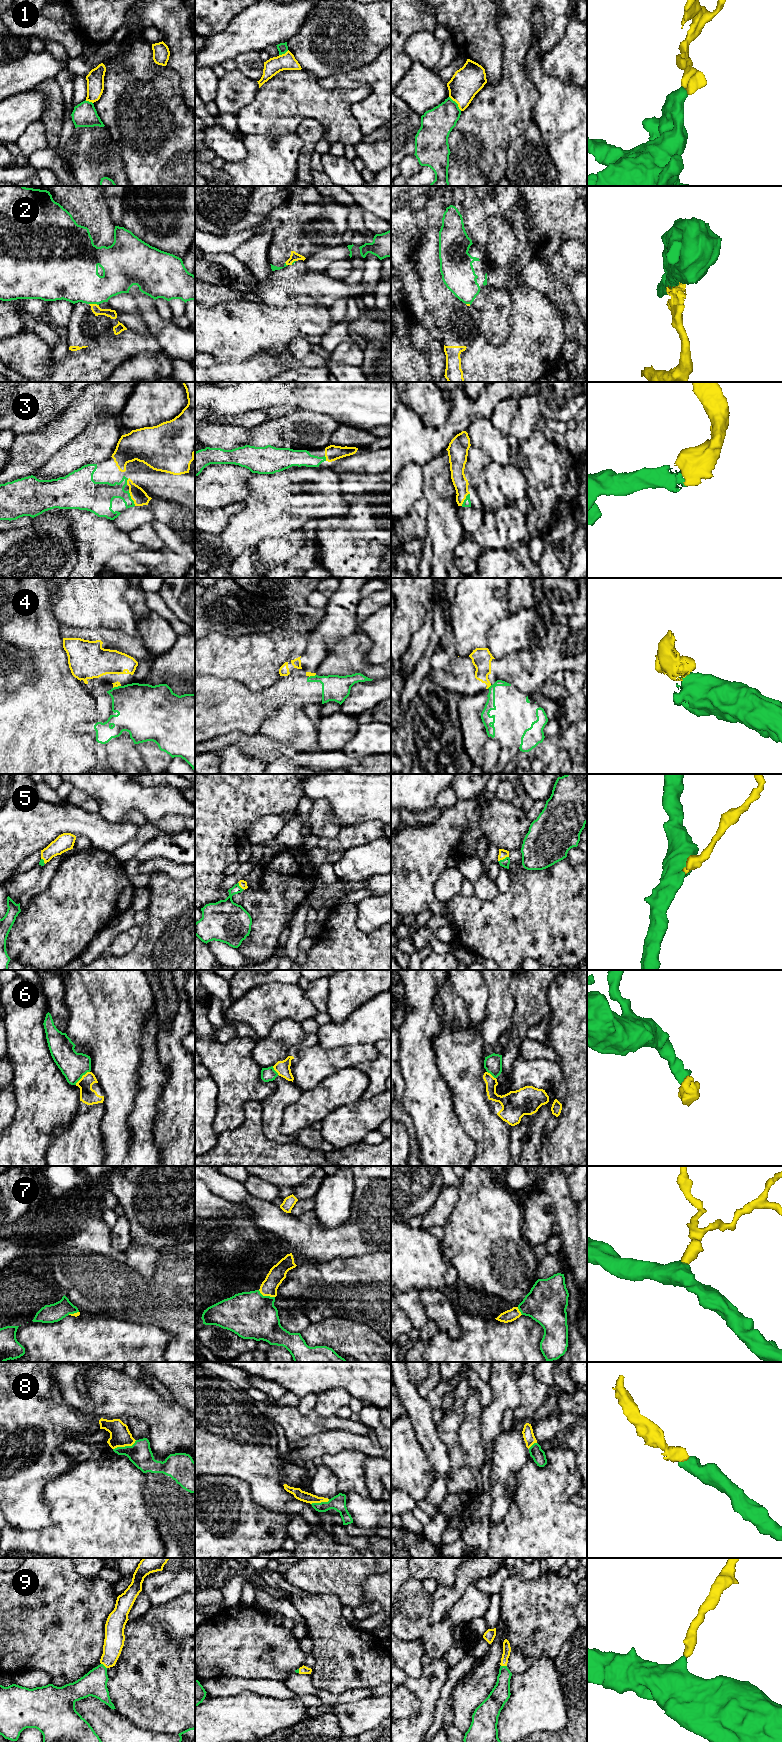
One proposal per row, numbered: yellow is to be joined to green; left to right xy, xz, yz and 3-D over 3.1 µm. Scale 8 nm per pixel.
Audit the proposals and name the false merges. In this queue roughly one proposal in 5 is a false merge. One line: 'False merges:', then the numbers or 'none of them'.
False merges: 1, 2, 4, 6

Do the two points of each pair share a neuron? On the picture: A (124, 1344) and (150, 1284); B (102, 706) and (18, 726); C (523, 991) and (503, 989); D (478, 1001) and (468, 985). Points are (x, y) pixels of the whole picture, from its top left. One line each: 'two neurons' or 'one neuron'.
A: two neurons
B: two neurons
C: two neurons
D: one neuron

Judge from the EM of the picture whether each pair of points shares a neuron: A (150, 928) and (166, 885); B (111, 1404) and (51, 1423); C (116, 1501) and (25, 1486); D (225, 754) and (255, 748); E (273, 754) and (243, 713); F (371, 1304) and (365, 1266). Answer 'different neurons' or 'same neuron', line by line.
A: same neuron
B: different neurons
C: different neurons
D: different neurons
E: different neurons
F: same neuron

